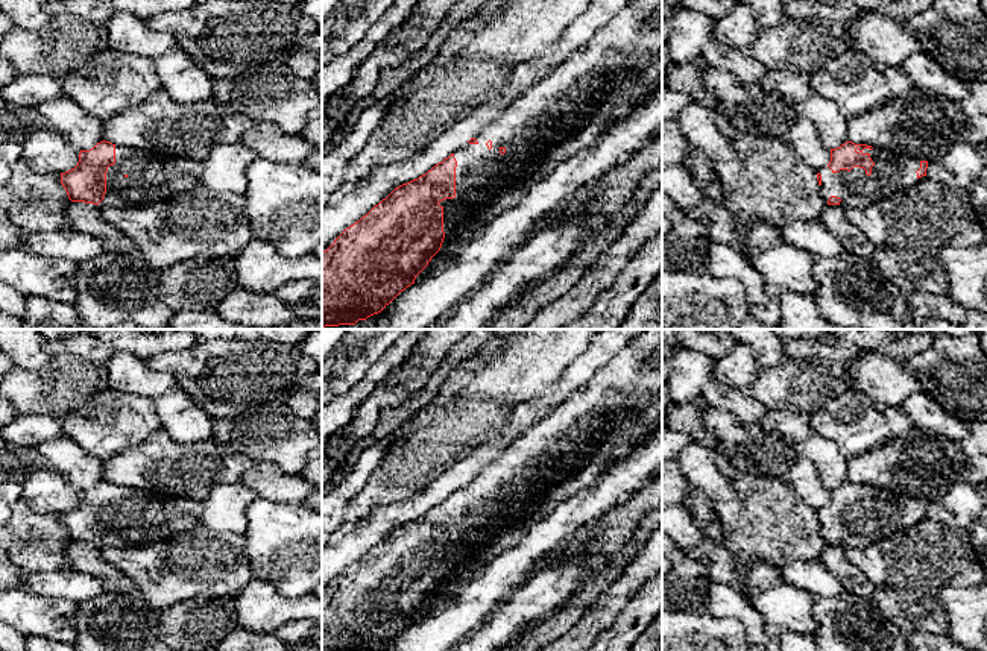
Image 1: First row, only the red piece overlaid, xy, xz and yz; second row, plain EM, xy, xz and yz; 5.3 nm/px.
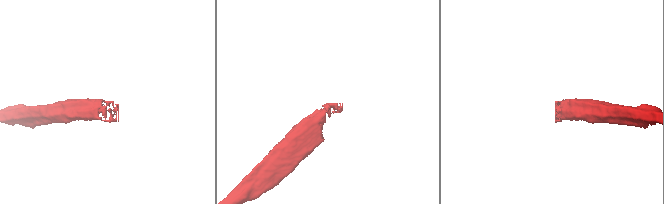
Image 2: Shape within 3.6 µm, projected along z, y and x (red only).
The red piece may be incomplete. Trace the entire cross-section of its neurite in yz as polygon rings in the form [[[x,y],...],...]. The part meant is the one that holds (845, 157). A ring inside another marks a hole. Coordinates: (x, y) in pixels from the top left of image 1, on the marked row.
[[[846,141],[831,149],[831,161],[817,173],[828,205],[853,208],[885,202],[926,178],[928,161],[916,161],[893,150]]]

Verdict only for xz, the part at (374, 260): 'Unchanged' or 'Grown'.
Grown

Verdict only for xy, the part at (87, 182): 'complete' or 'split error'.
split error

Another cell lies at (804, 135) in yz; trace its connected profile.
[[[799,117],[785,137],[791,141],[797,155],[811,167],[817,170],[828,167],[831,149],[821,143],[817,126],[812,121]]]

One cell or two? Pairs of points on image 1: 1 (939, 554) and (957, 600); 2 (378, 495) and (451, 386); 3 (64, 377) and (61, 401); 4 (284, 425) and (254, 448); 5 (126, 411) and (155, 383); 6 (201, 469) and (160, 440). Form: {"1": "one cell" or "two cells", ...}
{"1": "two cells", "2": "two cells", "3": "one cell", "4": "one cell", "5": "two cells", "6": "one cell"}

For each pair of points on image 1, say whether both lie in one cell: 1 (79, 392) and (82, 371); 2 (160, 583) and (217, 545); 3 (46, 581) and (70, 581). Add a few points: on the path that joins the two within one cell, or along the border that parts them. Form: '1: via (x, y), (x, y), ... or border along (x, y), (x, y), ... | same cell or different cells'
1: via (82, 387), (82, 375) | same cell
2: via (173, 574), (181, 568), (198, 565), (204, 559) | same cell
3: via (52, 581), (64, 581) | same cell

